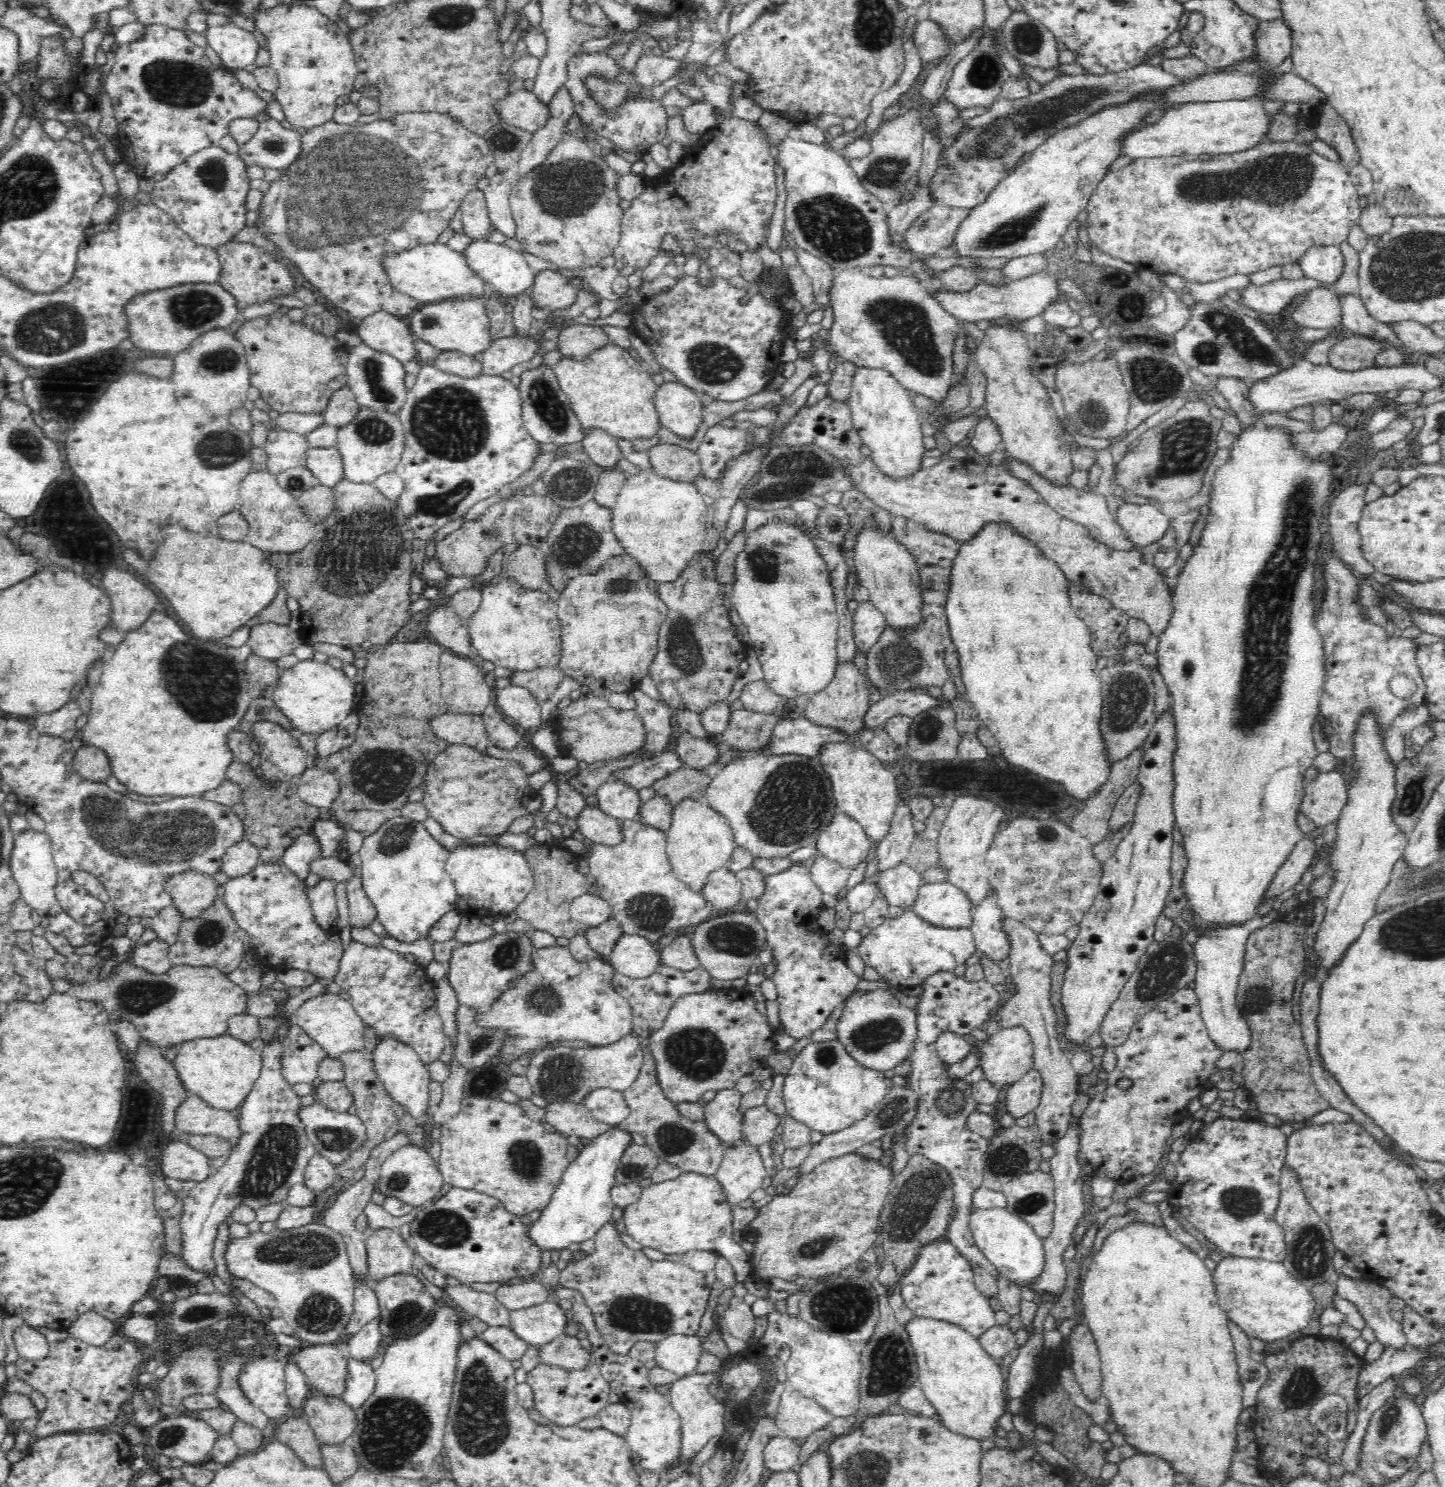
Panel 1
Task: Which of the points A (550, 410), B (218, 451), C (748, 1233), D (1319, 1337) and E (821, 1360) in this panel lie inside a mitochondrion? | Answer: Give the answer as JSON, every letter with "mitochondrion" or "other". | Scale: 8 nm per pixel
{"A":"mitochondrion","B":"mitochondrion","C":"other","D":"other","E":"other"}

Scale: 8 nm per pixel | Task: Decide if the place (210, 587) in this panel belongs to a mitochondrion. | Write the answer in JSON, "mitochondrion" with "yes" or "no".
{"mitochondrion":"no"}

